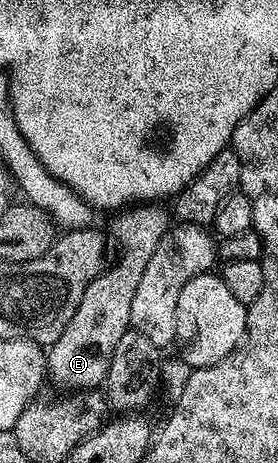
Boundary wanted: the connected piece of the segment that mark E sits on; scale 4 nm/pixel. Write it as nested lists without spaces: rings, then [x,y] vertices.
[[[141,203],[135,207],[125,208],[117,212],[112,221],[112,233],[124,245],[124,258],[117,265],[112,264],[86,287],[86,295],[82,295],[82,303],[78,303],[78,311],[70,315],[70,323],[61,333],[57,333],[56,341],[46,353],[46,373],[56,385],[61,385],[64,391],[92,391],[103,386],[108,379],[110,359],[114,359],[114,347],[118,347],[118,339],[126,335],[132,323],[132,304],[134,291],[142,279],[142,271],[146,271],[146,263],[150,263],[150,255],[158,251],[158,243],[170,228],[170,213],[156,203]]]

